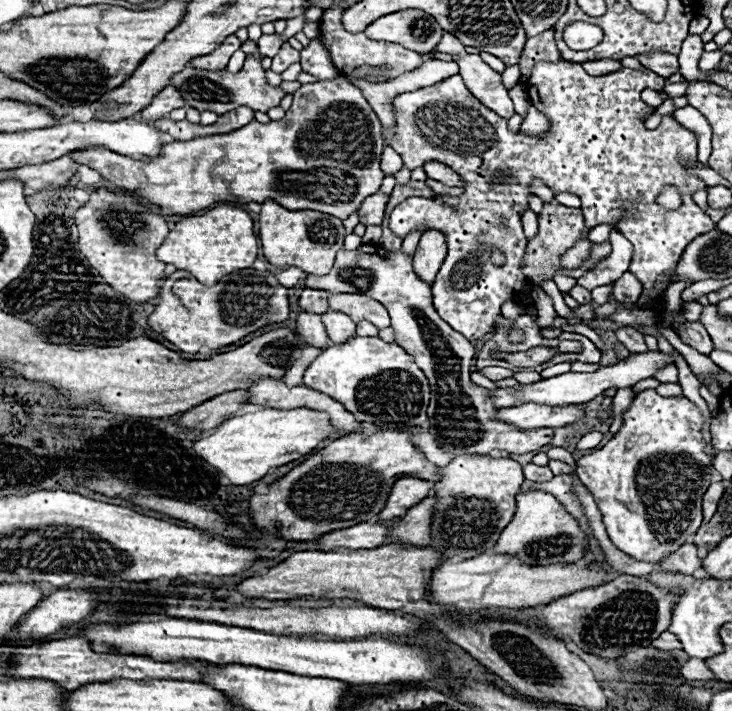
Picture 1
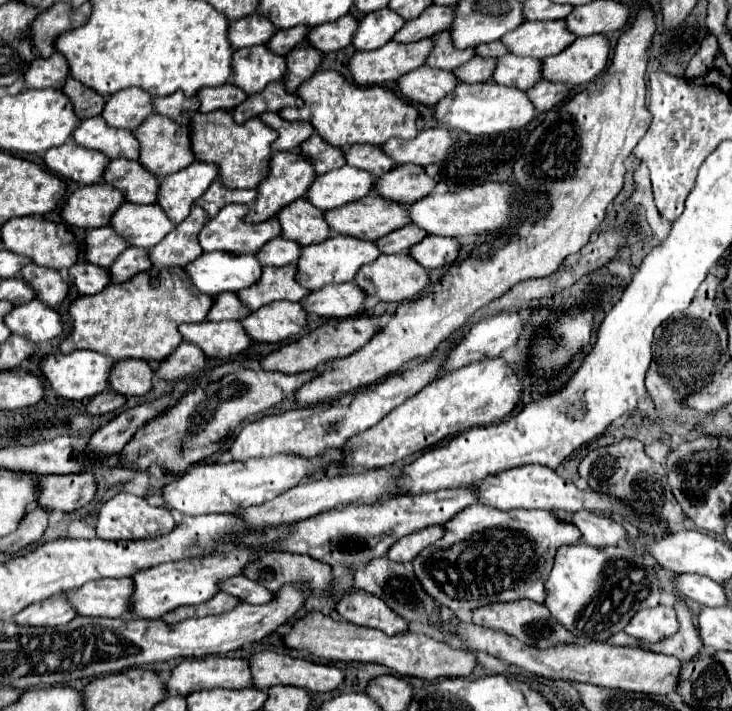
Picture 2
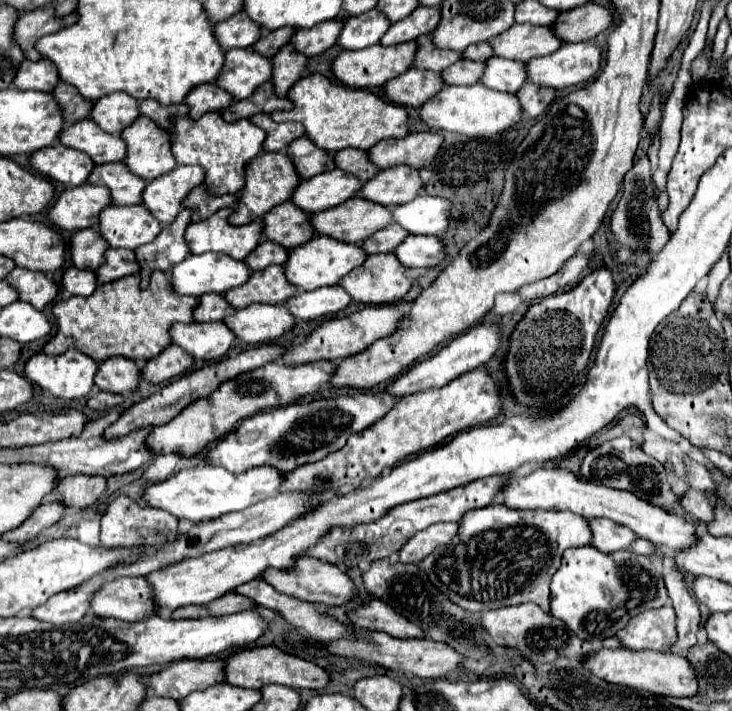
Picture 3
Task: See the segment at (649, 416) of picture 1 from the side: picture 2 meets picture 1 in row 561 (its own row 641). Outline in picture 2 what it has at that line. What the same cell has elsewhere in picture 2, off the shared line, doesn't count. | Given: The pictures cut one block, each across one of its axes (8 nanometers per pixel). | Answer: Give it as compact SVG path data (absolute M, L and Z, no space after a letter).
M672 606L638 610L628 622L628 626L624 628L624 632L638 638L644 644L656 644L678 632L676 612Z

